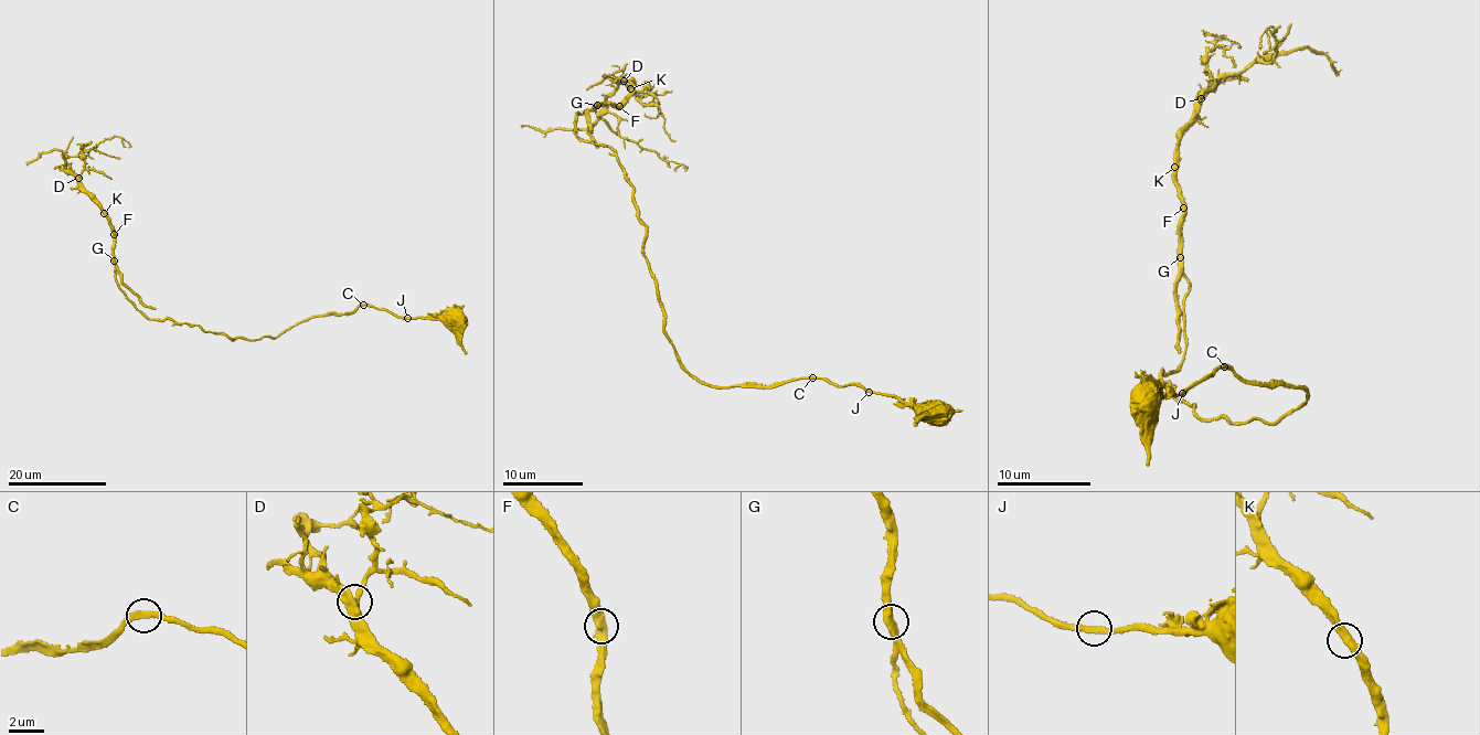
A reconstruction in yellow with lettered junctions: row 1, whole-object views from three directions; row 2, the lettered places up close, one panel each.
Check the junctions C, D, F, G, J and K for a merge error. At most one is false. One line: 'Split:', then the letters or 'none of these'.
Split: none of these

